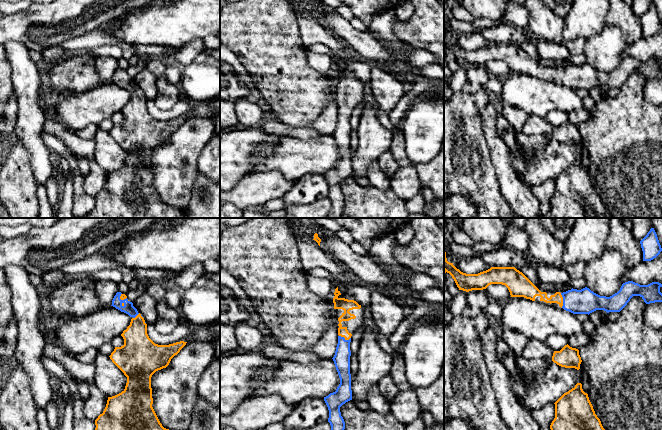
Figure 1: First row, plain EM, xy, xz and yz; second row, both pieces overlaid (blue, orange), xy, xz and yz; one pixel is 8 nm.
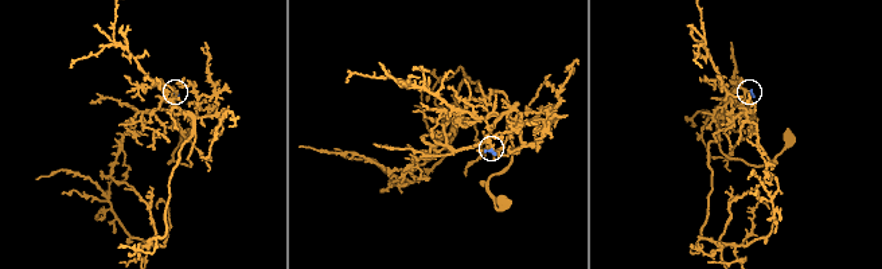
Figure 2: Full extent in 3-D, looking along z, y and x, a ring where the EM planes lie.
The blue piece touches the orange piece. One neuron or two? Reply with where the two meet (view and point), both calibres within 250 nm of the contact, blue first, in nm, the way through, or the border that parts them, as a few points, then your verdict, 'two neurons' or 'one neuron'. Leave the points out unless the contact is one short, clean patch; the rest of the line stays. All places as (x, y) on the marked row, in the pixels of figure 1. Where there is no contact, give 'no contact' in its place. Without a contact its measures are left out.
yz (563, 300) | 200/80 nm | across yz (584, 301), (563, 300), (557, 298) | one neuron

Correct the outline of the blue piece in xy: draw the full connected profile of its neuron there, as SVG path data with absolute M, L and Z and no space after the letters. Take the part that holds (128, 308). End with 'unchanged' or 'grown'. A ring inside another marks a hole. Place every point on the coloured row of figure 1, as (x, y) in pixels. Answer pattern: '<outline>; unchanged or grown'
M121 292L116 293L111 306L132 318L130 325L121 334L124 345L115 347L109 356L127 377L127 383L121 393L108 397L103 413L95 420L95 430L169 430L162 426L152 407L151 377L156 371L166 368L187 342L180 341L169 345L155 344L147 334L147 324L143 316Z; grown

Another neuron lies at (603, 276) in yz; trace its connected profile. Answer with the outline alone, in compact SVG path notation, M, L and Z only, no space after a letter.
M606 249L599 258L586 264L586 287L600 296L610 297L620 290L625 271L622 254Z

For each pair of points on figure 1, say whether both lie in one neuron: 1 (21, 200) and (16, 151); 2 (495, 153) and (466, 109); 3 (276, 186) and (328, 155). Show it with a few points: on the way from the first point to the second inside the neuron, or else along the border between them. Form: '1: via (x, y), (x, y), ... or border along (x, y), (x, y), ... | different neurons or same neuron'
1: via (17, 188), (16, 163) | same neuron
2: border along (480, 114), (483, 135), (491, 160) | different neurons
3: border along (265, 171), (278, 171), (285, 178), (293, 182) | different neurons

